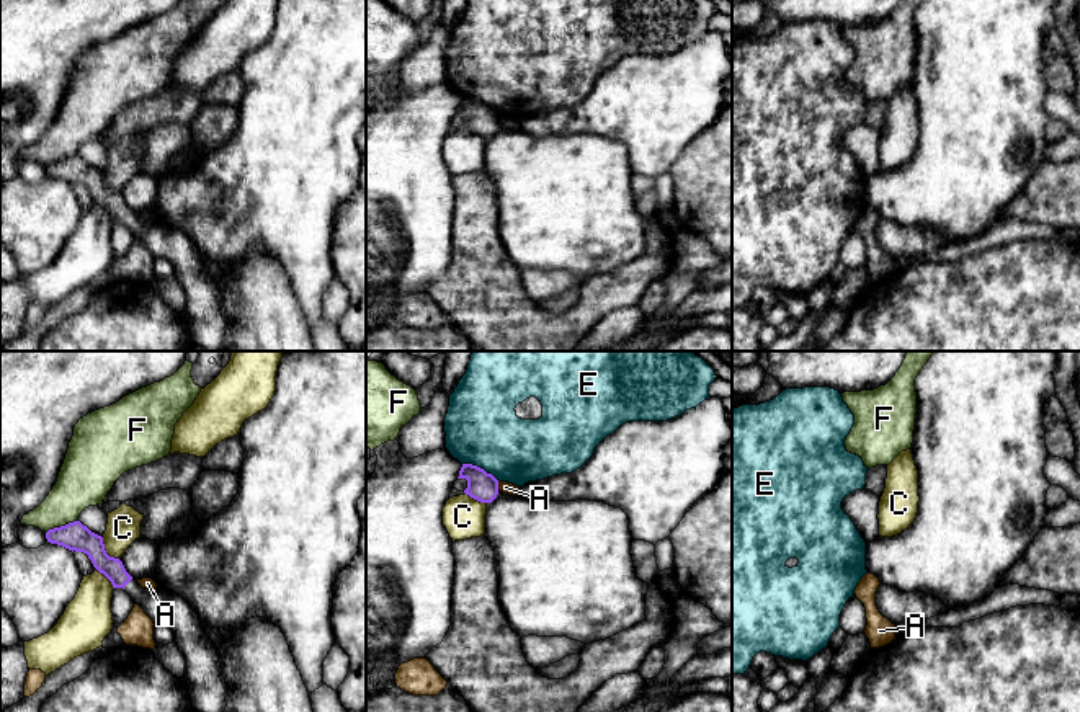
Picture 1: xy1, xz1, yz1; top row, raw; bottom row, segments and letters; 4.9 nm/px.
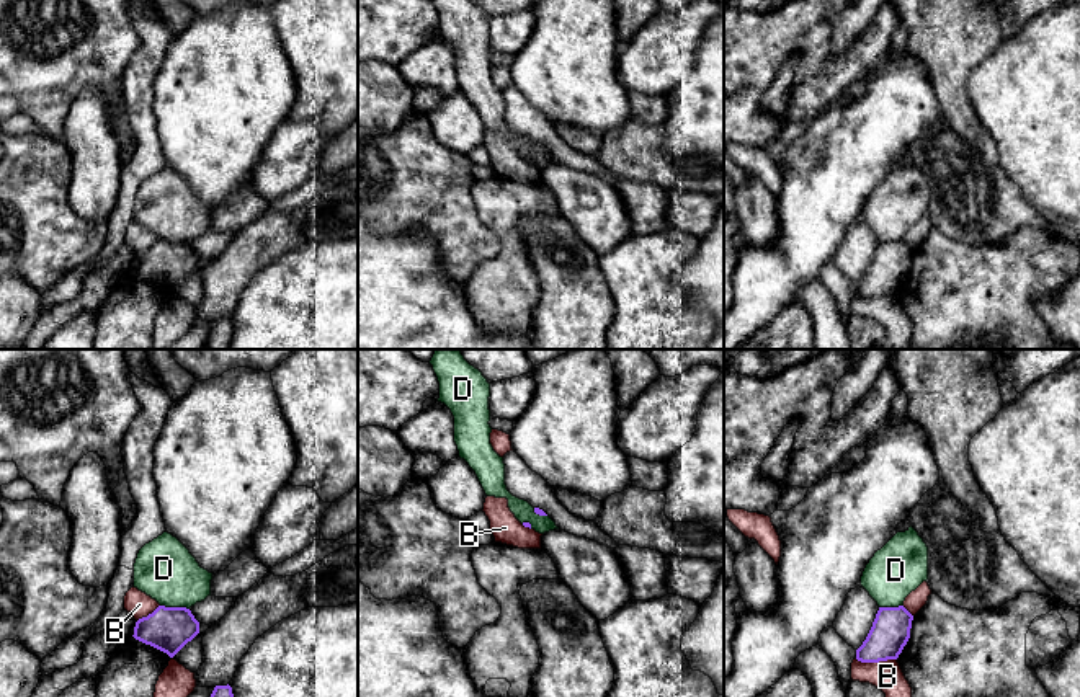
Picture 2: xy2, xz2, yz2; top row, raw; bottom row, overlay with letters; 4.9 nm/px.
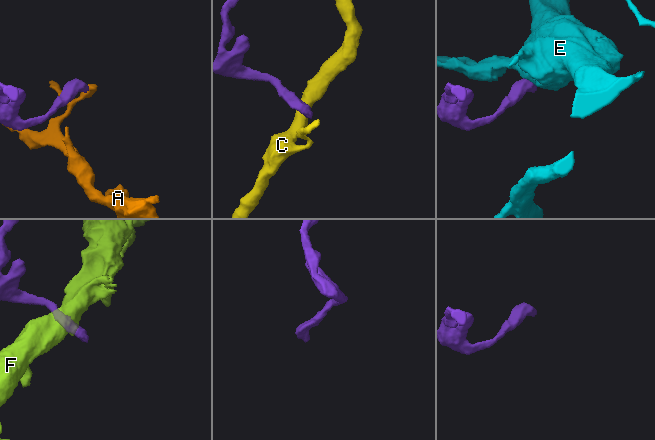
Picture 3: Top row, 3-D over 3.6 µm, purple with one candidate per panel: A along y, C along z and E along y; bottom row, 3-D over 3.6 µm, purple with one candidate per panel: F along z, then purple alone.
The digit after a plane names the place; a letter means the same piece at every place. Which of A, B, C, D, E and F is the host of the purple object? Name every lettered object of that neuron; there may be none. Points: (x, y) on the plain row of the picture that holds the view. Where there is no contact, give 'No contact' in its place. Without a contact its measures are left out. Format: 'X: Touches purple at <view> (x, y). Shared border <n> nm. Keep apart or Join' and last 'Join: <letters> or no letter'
A: Touches purple at xz1 (497, 120). Shared border 40 nm. Keep apart
B: Touches purple at yz2 (876, 296). Shared border 200 nm. Keep apart
C: Touches purple at xy1 (105, 185). Shared border 150 nm. Keep apart
D: Touches purple at xy2 (175, 242). Shared border 150 nm. Keep apart
E: Touches purple at xz1 (479, 102). Shared border 200 nm. Keep apart
F: Touches purple at xy1 (61, 160). Shared border 170 nm. Keep apart
Join: no letter

